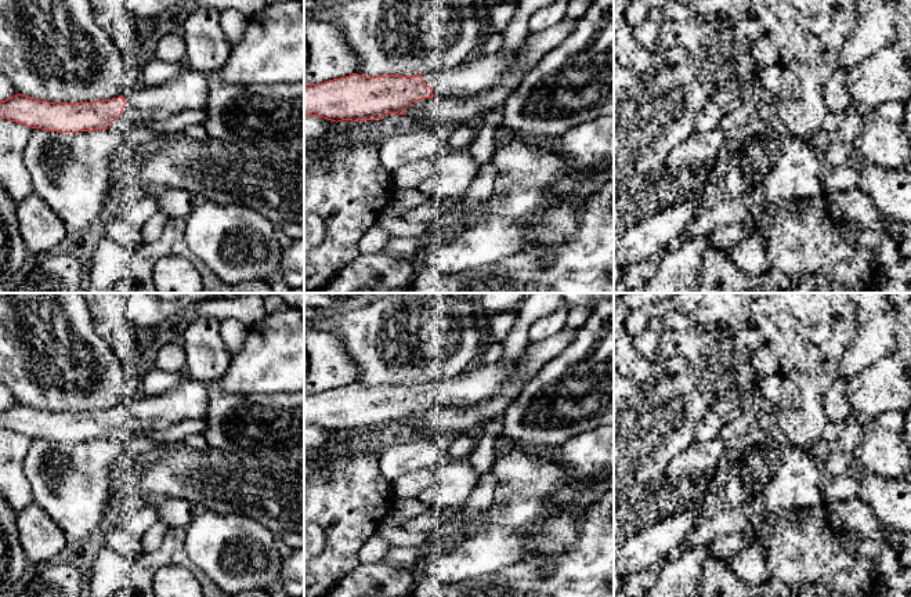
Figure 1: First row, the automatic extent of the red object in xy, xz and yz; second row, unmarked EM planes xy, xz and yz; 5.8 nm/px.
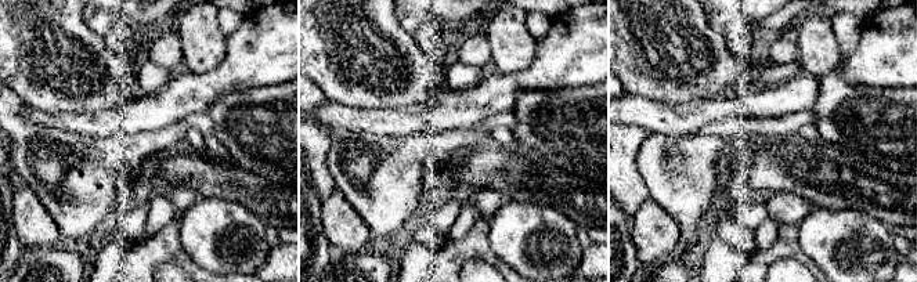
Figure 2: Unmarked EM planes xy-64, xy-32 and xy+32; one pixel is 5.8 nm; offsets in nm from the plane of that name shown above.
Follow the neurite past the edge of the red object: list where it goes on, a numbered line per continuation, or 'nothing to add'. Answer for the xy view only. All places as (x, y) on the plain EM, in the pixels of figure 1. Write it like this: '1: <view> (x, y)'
1: xy (188, 400)

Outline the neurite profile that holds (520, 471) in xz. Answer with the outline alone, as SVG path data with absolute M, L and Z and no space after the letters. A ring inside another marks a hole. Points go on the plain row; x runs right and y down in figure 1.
M521 445L496 456L491 473L496 478L494 503L516 496L542 498L570 480L564 468Z

